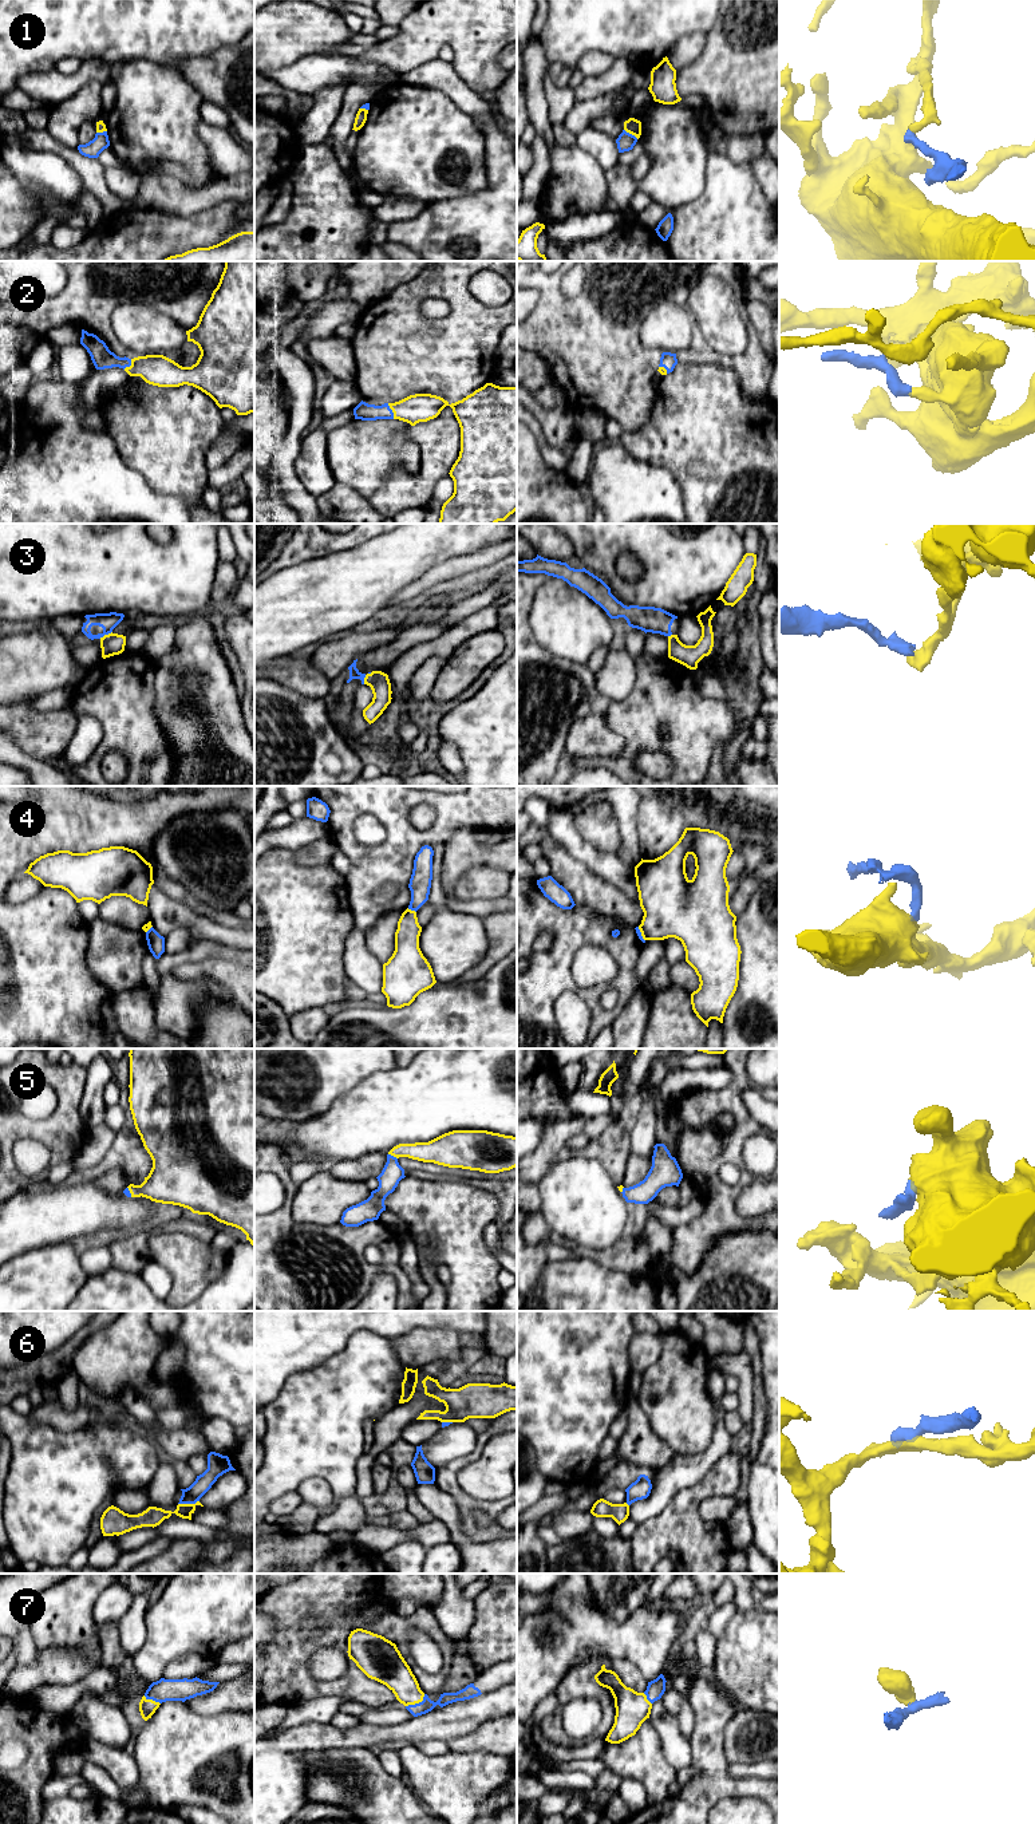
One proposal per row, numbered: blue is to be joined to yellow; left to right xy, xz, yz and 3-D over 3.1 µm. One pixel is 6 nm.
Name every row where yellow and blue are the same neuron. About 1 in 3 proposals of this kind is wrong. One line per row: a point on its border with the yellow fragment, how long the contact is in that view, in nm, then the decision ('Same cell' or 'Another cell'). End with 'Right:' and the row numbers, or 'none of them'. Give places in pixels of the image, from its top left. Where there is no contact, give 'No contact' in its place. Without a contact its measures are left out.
1: Touches yellow at yz (631, 133). Shared border 110 nm. Another cell
2: Touches yellow at xz (392, 411). Shared border 100 nm. Same cell
3: Touches yellow at xy (105, 635). Shared border 90 nm. Another cell
4: Touches yellow at xz (410, 909). Shared border 60 nm. Another cell
5: Touches yellow at xz (392, 1155). Shared border 70 nm. Same cell
6: Touches yellow at xy (188, 1504). Shared border 130 nm. Another cell
7: Touches yellow at xz (417, 1702). Shared border 140 nm. Same cell
Right: 2, 5, 7

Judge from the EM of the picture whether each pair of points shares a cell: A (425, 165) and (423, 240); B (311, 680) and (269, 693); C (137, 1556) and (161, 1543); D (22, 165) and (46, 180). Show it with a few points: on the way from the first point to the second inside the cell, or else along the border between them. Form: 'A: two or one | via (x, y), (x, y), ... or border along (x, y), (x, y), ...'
A: two | border along (458, 197), (431, 201), (427, 205)
B: two | border along (268, 678), (315, 699)
C: one | via (142, 1554), (155, 1548)
D: one | via (27, 165), (40, 174)

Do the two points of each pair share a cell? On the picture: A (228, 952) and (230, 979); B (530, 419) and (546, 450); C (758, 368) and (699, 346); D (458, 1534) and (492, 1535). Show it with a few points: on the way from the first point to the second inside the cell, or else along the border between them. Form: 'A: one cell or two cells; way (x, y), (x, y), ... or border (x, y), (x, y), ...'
A: two cells; border (205, 959), (221, 956), (233, 959), (240, 964)
B: one cell; way (536, 427), (542, 442)
C: one cell; way (743, 363), (714, 356)
D: two cells; border (455, 1503), (462, 1531), (474, 1540), (494, 1542)

